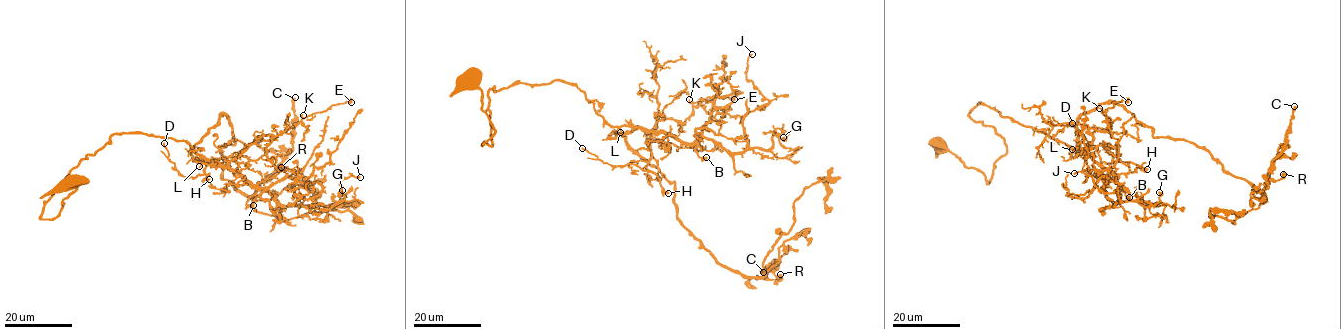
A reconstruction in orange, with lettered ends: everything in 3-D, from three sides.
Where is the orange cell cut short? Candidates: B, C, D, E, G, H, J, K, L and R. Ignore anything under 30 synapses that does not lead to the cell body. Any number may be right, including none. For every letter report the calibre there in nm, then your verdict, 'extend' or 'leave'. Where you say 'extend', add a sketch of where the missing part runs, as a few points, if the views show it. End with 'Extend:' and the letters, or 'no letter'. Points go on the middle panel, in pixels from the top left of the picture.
B: calibre 400 nm; leave
C: calibre 200 nm; leave
D: calibre 150 nm; leave
E: calibre 400 nm; leave
G: calibre 480 nm; leave
H: calibre 300 nm; leave
J: calibre 190 nm; leave
K: calibre 90 nm; leave
L: calibre 110 nm; leave
R: calibre 460 nm; leave
Extend: no letter

